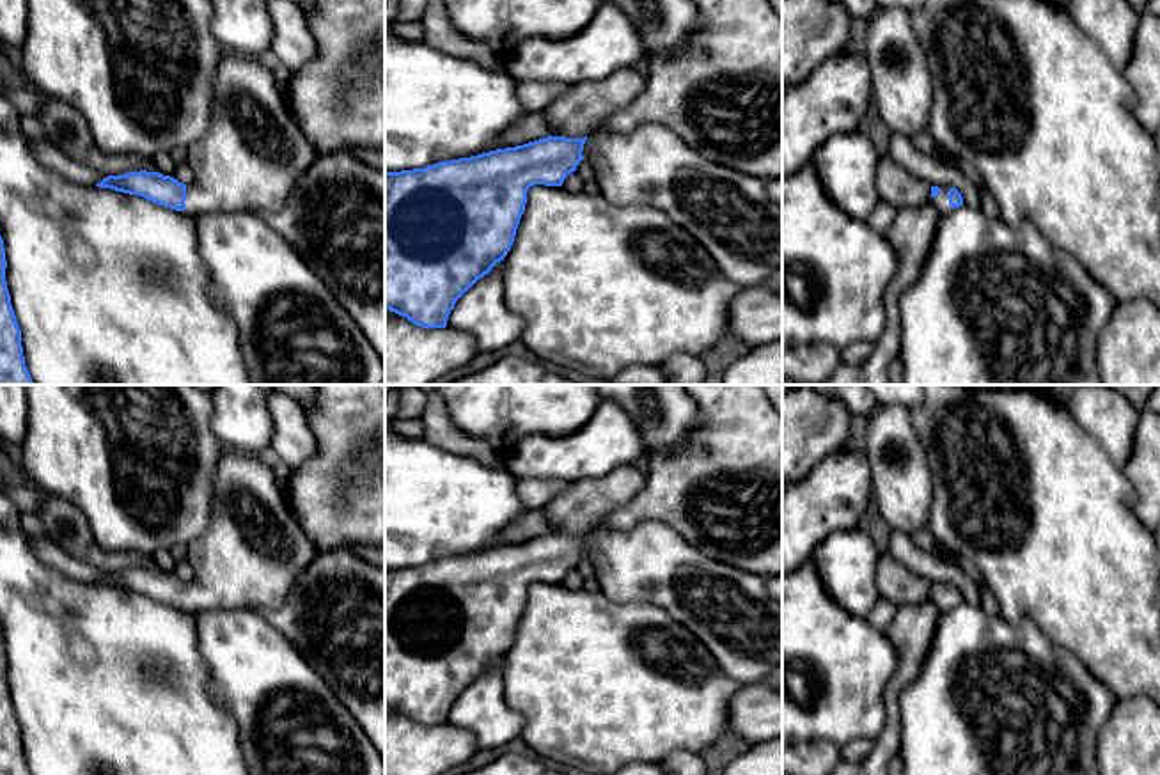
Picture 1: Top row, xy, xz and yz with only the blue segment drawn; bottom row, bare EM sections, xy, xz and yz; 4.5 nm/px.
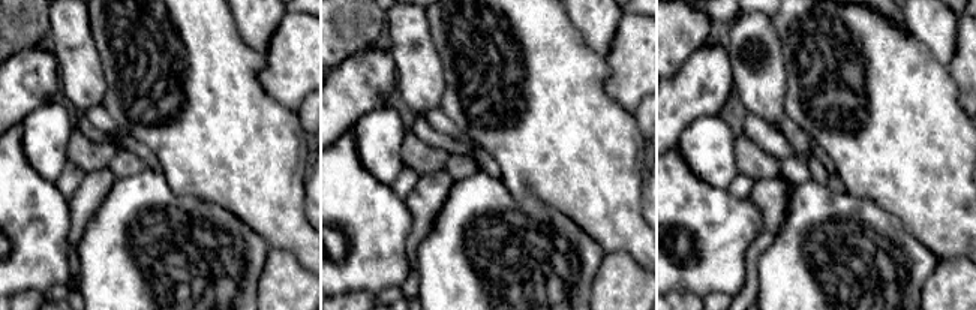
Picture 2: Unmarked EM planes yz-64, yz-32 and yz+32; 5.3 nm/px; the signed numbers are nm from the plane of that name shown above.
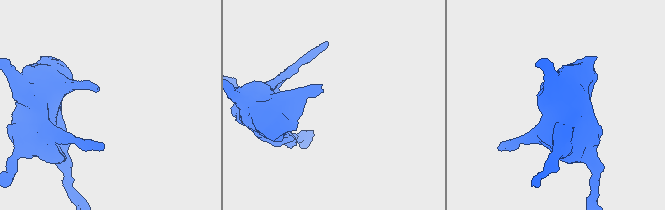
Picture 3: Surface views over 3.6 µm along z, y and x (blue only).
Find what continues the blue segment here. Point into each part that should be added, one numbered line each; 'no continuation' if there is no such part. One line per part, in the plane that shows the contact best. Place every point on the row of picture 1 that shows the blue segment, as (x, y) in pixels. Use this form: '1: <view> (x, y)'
1: xy (252, 156)

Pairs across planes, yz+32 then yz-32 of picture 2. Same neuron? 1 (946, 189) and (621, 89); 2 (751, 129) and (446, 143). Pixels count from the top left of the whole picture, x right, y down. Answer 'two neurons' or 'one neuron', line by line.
1: two neurons
2: one neuron

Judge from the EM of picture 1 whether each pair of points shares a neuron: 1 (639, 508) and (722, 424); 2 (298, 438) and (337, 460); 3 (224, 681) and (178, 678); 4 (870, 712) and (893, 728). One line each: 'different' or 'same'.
1: same
2: different
3: different
4: different

